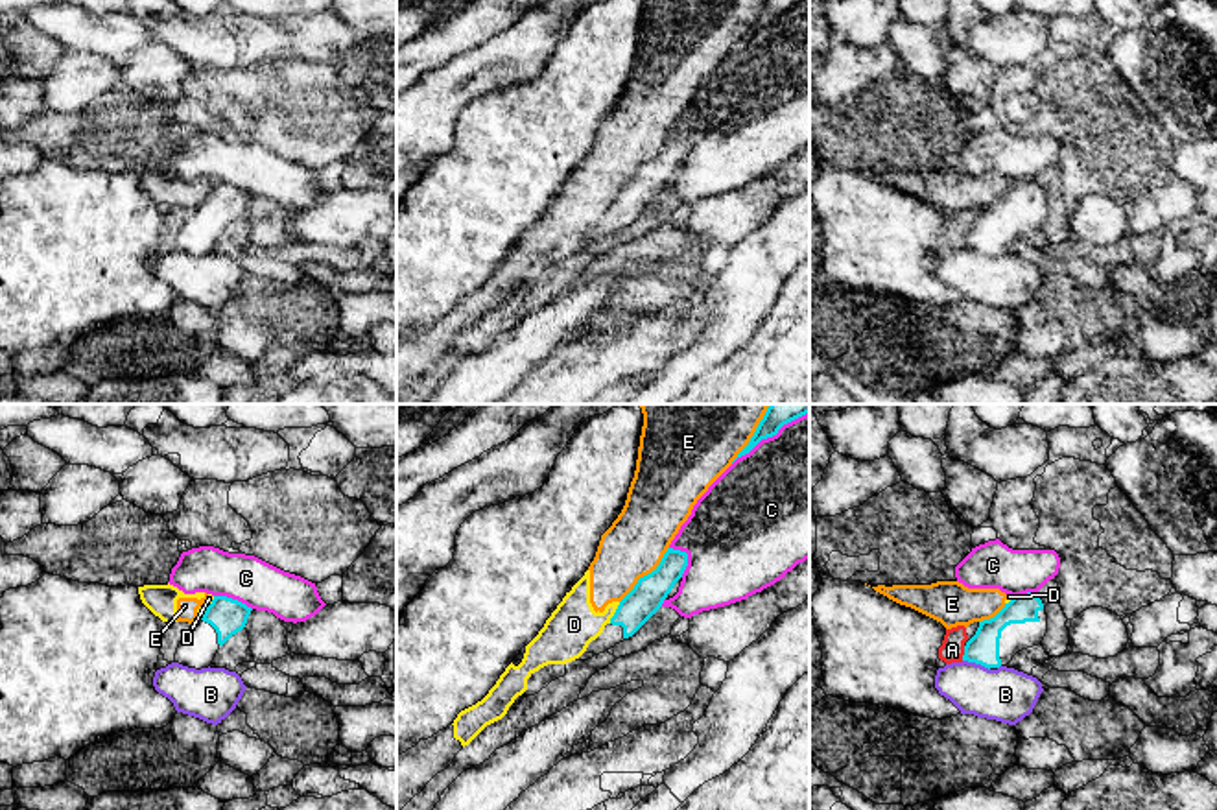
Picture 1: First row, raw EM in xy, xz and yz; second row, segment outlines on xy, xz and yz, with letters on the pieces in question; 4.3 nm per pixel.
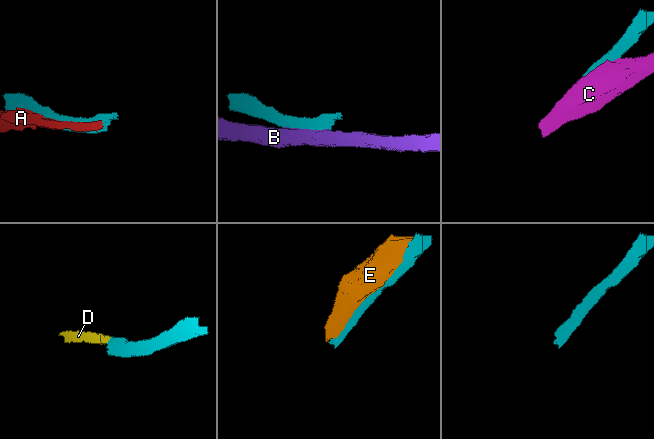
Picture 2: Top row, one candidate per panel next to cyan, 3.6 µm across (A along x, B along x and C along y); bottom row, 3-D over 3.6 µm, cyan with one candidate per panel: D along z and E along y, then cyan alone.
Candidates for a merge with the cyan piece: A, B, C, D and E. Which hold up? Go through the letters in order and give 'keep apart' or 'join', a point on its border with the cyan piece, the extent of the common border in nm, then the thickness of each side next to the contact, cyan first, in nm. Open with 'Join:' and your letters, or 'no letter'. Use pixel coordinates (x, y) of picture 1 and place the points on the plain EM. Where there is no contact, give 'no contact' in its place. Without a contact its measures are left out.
Join: no letter
A: keep apart | yz (965, 240) | 70 nm | 140/110 nm
B: keep apart | yz (976, 250) | 130 nm | 140/240 nm
C: keep apart | xz (769, 23) | 400 nm | 90/480 nm
D: keep apart | xz (614, 200) | 110 nm | 150/220 nm
E: keep apart | xz (648, 161) | 320 nm | 150/280 nm

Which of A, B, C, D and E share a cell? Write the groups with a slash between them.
A / B / C / D E

